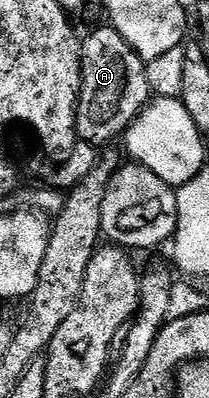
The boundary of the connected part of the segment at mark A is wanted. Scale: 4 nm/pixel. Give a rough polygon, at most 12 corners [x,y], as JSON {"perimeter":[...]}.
{"perimeter":[[118,30],[85,35],[76,135],[121,139],[149,107],[145,57]]}

